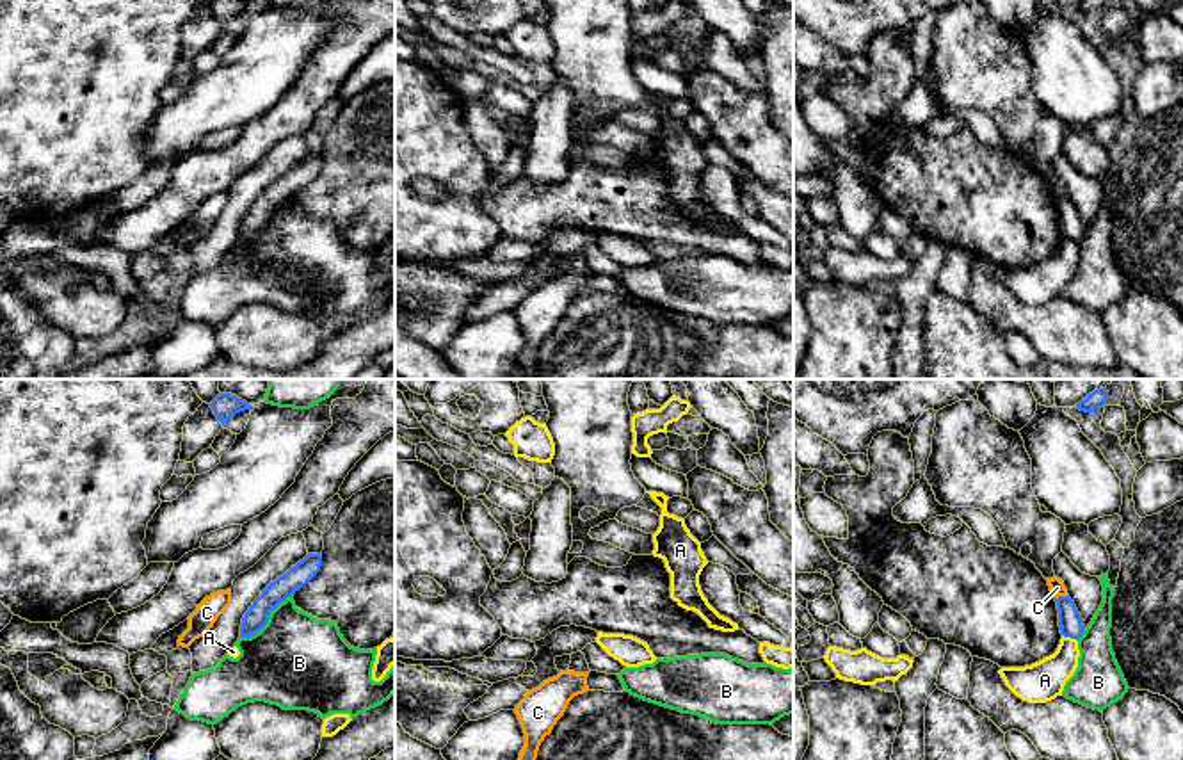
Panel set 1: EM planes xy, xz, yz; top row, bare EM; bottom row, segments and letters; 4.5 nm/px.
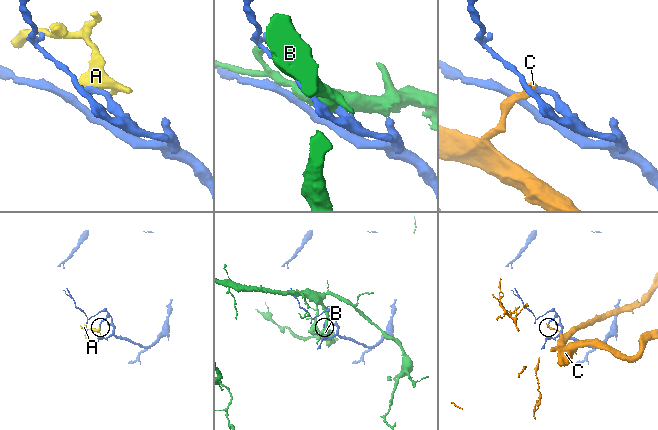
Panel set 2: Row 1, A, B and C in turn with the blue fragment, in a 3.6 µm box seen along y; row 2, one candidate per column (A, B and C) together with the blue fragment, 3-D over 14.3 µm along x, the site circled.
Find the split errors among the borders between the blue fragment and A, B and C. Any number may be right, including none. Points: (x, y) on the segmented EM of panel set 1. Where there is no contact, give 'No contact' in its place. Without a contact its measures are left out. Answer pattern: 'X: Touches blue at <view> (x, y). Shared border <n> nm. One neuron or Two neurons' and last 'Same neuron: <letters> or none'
A: Touches blue at yz (1070, 636). Shared border 80 nm. Two neurons
B: Touches blue at xy (267, 620). Shared border 320 nm. Two neurons
C: Touches blue at yz (1061, 597). Shared border 70 nm. Two neurons
Same neuron: none

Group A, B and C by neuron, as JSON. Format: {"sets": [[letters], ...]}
{"sets": [["A"], ["B"], ["C"]]}

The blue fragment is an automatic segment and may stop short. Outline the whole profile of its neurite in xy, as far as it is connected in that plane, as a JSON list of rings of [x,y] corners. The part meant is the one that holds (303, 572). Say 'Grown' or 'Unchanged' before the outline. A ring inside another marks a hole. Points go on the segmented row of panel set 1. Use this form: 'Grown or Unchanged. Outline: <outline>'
Unchanged. Outline: [[[308,554],[286,573],[270,582],[244,614],[240,637],[251,637],[260,632],[267,625],[270,612],[306,586],[320,571],[320,566],[322,554]]]

